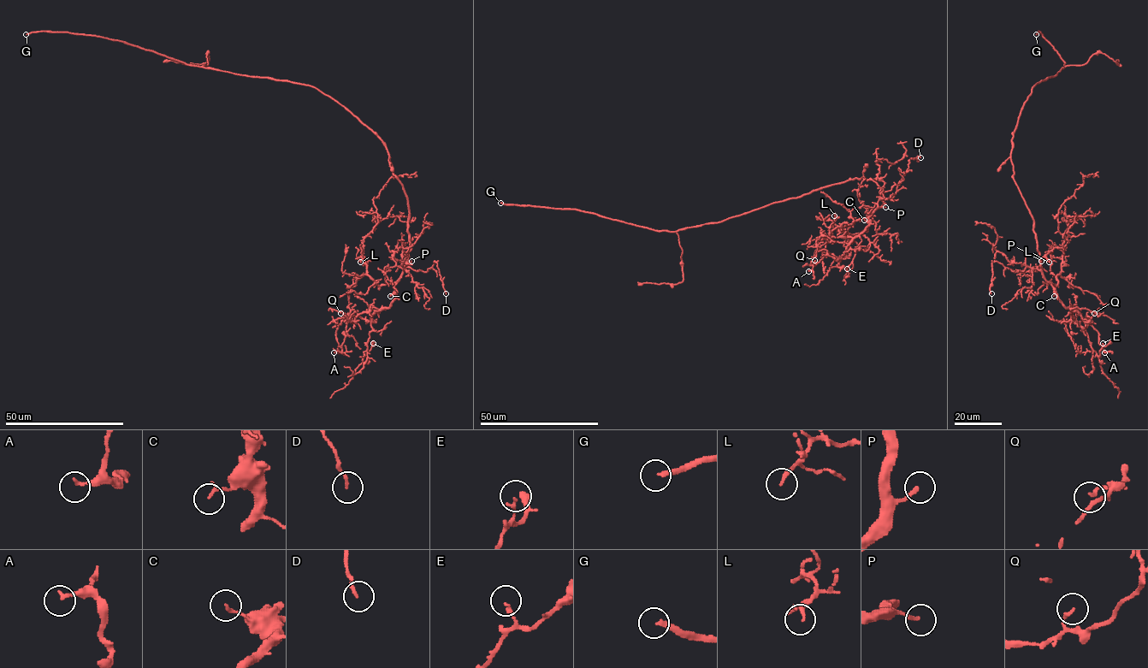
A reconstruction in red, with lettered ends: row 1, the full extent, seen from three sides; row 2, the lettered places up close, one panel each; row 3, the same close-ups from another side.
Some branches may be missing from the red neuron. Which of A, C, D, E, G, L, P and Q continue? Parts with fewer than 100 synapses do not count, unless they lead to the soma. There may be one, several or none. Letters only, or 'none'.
G, P

